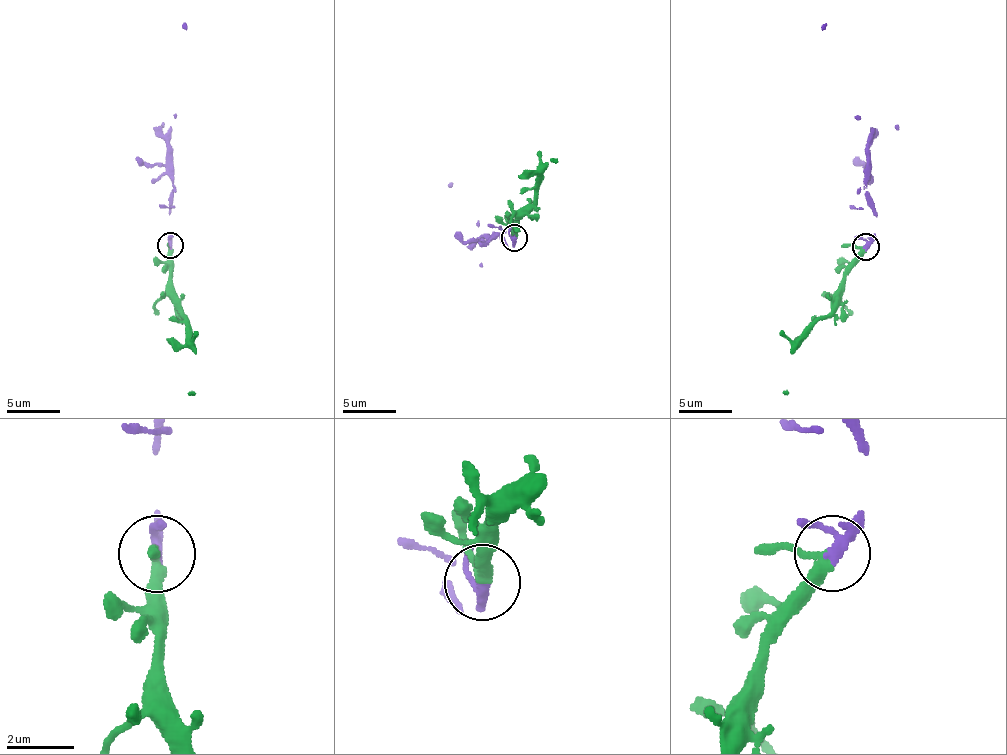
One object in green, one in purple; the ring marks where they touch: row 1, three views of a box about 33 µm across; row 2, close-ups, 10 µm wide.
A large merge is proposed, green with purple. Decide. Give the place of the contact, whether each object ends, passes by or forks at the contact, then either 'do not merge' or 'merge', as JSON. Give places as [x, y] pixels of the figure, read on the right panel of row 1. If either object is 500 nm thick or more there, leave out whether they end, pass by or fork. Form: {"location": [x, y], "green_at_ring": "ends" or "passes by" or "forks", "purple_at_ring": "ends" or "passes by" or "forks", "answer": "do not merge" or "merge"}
{"location": [865, 247], "green_at_ring": "passes by", "purple_at_ring": "passes by", "answer": "merge"}

